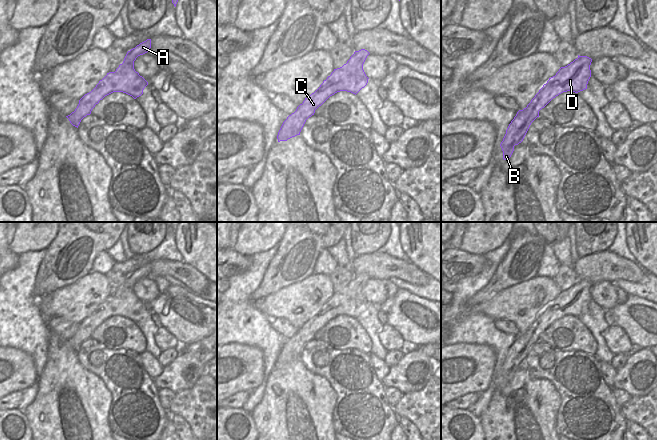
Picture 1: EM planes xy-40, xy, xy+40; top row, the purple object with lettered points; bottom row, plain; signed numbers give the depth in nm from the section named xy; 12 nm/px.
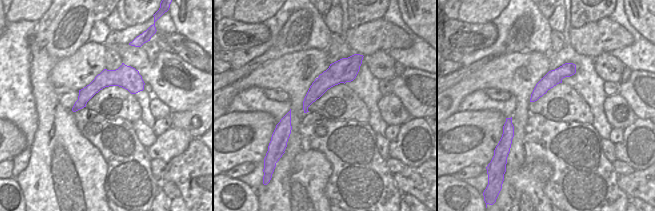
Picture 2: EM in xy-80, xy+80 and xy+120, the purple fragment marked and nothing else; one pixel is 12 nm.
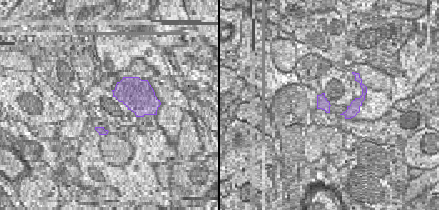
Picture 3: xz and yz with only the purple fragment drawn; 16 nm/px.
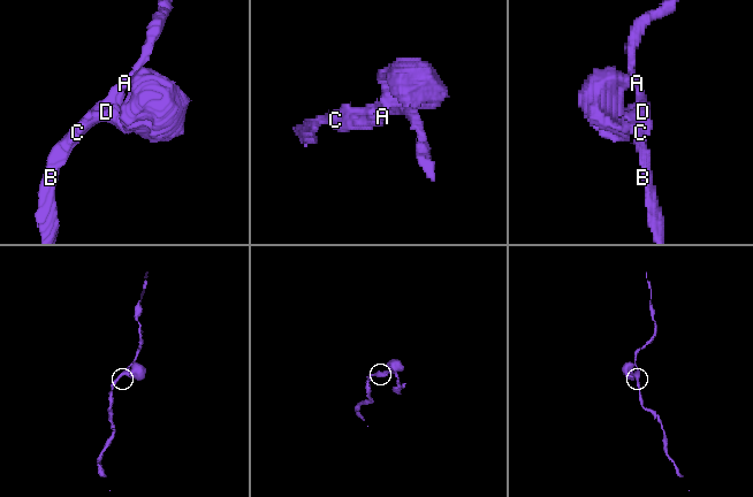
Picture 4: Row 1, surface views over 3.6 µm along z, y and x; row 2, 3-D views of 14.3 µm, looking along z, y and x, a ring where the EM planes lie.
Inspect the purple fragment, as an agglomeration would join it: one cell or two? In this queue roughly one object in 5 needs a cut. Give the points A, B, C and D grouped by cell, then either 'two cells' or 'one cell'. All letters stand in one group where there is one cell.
A B C D | one cell

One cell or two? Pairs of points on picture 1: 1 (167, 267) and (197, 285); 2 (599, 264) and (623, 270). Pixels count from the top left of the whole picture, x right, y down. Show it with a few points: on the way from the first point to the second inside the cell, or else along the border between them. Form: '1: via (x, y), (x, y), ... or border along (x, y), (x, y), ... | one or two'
1: via (174, 272), (182, 273), (190, 278) | one
2: via (605, 264), (617, 265) | one

